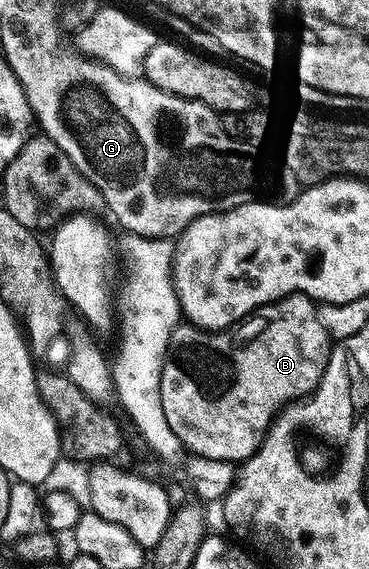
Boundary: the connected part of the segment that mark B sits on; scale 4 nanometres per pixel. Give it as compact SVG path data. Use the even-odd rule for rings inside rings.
M299 294L284 296L272 304L265 304L263 308L259 309L258 314L253 314L247 317L246 320L246 324L249 324L250 327L264 329L261 332L254 333L249 340L244 340L241 344L238 337L228 337L229 333L224 330L205 330L187 322L180 322L176 325L176 329L173 330L168 339L166 354L162 362L162 370L160 371L160 397L162 398L162 414L166 414L166 422L170 422L170 430L174 430L174 434L178 434L181 445L191 455L201 456L202 458L214 458L215 460L225 462L243 462L249 460L260 449L260 443L264 440L264 433L271 426L276 414L293 402L300 402L305 398L311 397L316 387L320 384L322 374L326 370L328 353L330 351L329 334L318 322L316 311L317 305L313 300L308 296L301 296Z

